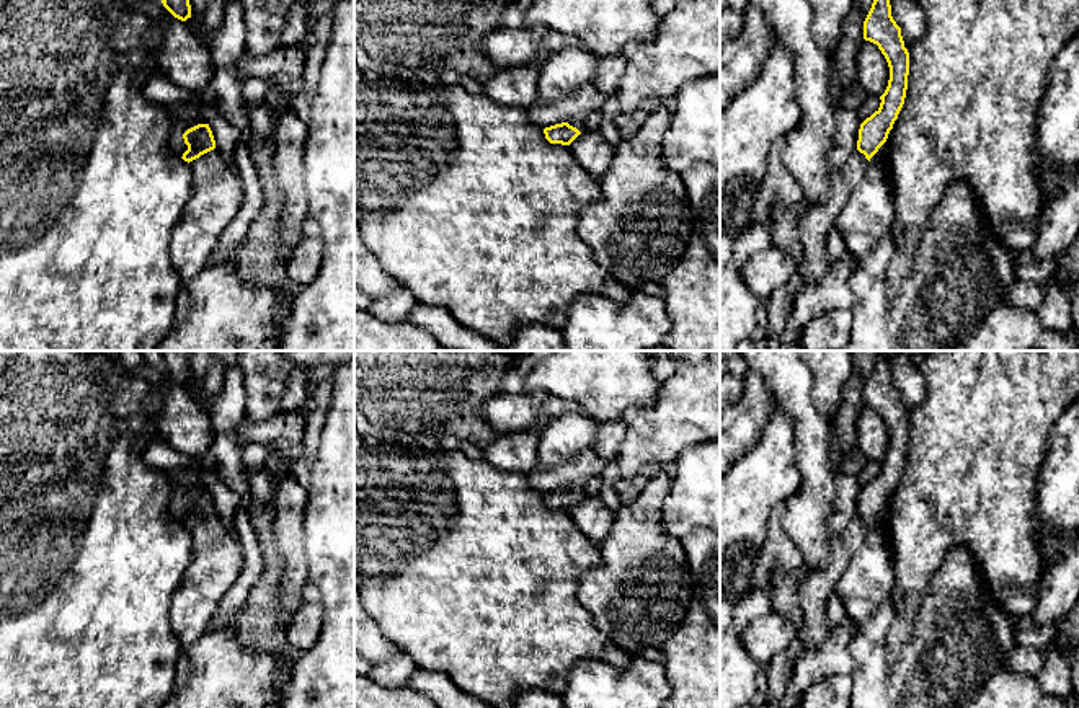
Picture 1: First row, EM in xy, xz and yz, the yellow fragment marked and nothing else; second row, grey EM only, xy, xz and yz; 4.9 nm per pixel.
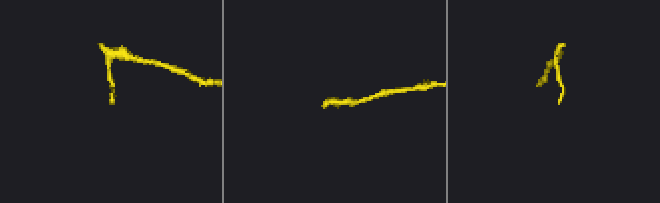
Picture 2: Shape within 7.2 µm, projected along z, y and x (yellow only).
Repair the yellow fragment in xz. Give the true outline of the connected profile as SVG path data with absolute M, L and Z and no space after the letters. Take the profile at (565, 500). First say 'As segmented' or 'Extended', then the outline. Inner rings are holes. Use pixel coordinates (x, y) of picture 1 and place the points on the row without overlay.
Extended. M586 483L545 493L545 504L550 509L570 511L581 498L584 498L584 486Z

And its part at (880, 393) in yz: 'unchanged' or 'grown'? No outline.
grown

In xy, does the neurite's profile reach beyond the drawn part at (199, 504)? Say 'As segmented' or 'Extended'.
Extended

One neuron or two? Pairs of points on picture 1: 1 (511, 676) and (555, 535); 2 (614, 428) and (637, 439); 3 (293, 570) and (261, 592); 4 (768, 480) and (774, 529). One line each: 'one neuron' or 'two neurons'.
1: one neuron
2: two neurons
3: two neurons
4: two neurons

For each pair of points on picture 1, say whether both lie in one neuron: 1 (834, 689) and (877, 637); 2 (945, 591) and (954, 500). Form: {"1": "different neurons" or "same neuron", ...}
{"1": "different neurons", "2": "different neurons"}

